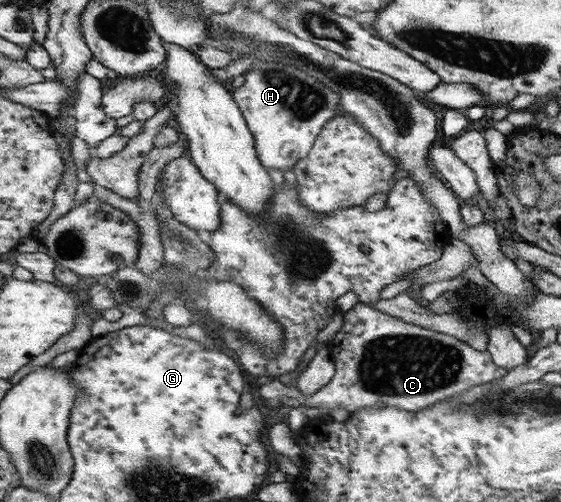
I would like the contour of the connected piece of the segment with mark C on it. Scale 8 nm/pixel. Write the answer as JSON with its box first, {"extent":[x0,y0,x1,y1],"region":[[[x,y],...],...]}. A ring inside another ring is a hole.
{"extent":[260,302,508,413],"region":[[[358,302],[343,316],[344,324],[341,329],[334,339],[326,344],[330,358],[335,364],[335,375],[331,381],[312,396],[304,396],[296,385],[285,385],[277,379],[270,381],[260,387],[260,398],[266,402],[266,406],[270,406],[275,411],[282,407],[296,409],[306,406],[320,408],[327,412],[333,408],[342,408],[352,413],[352,411],[362,411],[367,408],[384,407],[418,412],[439,400],[461,395],[473,386],[493,383],[508,372],[508,368],[498,365],[488,351],[478,351],[473,345],[458,340],[455,336],[422,328],[420,324],[410,324],[409,321],[390,316],[389,313],[374,309],[368,304]]]}

